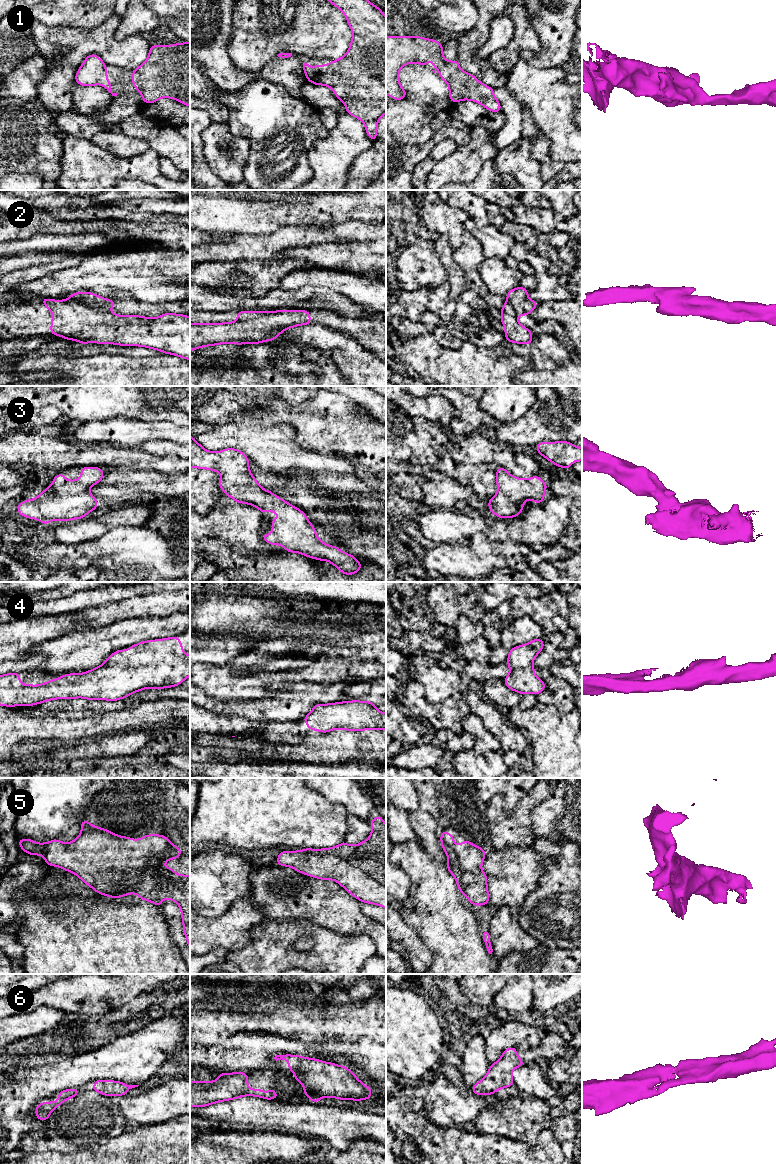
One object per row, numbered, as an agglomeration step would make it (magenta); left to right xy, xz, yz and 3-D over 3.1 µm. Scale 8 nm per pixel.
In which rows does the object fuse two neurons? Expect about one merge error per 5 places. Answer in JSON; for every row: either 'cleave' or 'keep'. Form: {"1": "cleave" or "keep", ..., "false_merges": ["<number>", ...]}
{"1": "keep", "2": "cleave", "3": "keep", "4": "keep", "5": "keep", "6": "keep", "false_merges": ["2"]}

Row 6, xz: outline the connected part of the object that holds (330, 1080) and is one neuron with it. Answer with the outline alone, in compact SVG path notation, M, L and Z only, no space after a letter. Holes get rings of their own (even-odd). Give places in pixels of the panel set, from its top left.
M276 1055L276 1061L287 1060L288 1068L304 1087L304 1094L312 1102L322 1097L361 1101L371 1099L372 1088L364 1085L346 1066L299 1055Z

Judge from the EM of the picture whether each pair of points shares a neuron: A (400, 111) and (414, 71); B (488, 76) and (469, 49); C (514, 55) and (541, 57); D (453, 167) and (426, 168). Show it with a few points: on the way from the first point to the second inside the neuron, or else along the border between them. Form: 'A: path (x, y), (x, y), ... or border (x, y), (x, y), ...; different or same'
A: path (410, 101), (414, 97), (414, 81); same
B: path (481, 69), (477, 68), (469, 60), (469, 56); same
C: border (540, 42), (537, 52), (523, 50), (519, 57); different
D: border (451, 154), (440, 159), (426, 179); different

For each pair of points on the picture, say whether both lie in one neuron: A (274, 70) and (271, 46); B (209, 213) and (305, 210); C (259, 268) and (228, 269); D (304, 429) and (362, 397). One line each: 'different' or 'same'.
A: different
B: same
C: same
D: different

